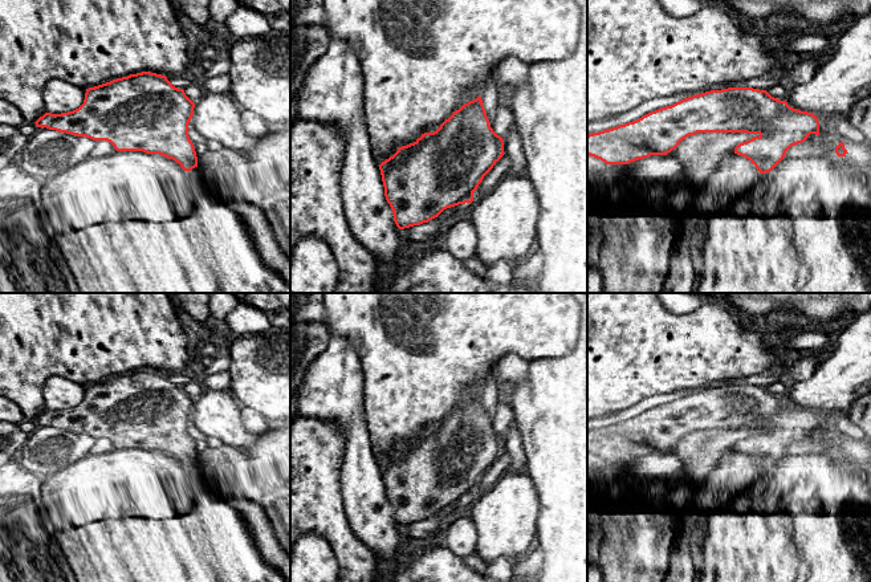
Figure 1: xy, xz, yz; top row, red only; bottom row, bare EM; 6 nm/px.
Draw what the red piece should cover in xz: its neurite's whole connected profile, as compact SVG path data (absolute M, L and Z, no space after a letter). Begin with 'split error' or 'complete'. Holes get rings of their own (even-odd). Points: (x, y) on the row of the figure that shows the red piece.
complete; M483 99L464 103L434 133L402 146L379 164L384 196L399 229L428 223L444 209L472 203L484 176L504 155L504 141L489 125Z

